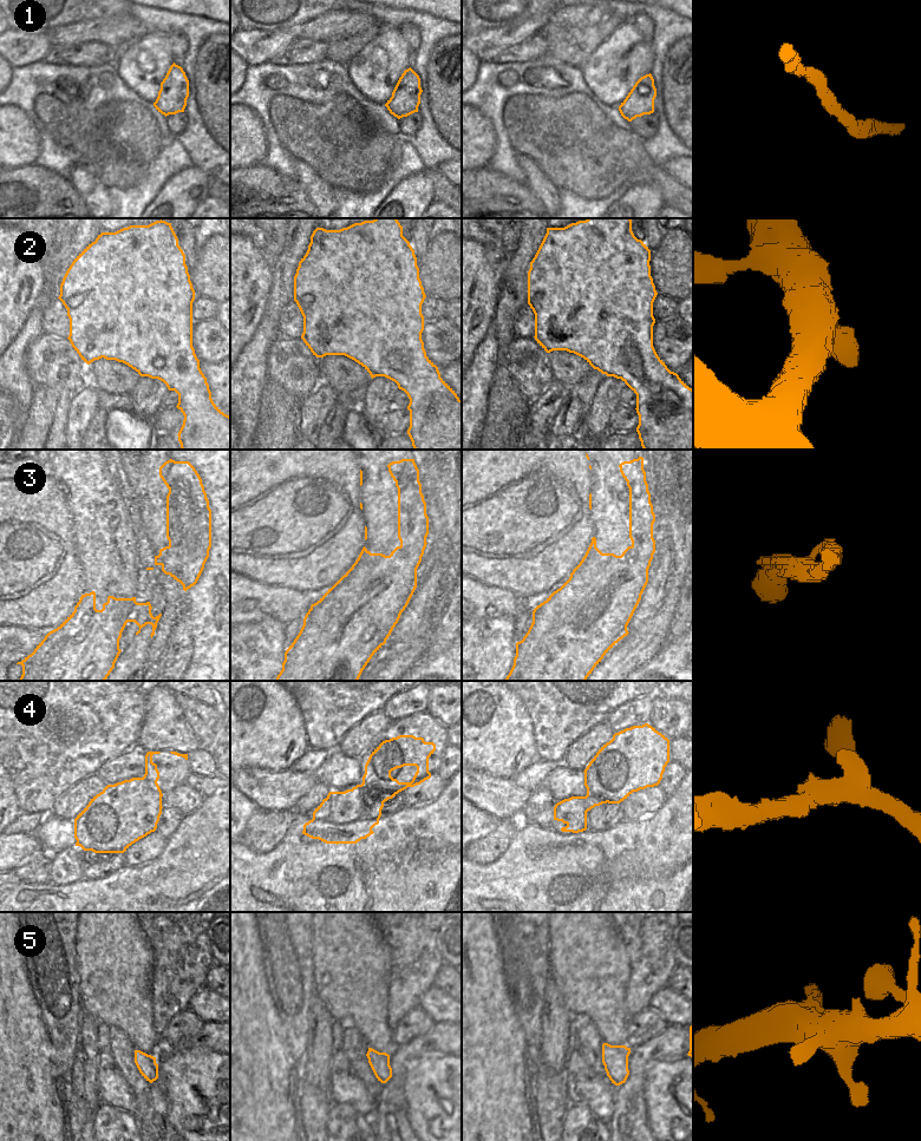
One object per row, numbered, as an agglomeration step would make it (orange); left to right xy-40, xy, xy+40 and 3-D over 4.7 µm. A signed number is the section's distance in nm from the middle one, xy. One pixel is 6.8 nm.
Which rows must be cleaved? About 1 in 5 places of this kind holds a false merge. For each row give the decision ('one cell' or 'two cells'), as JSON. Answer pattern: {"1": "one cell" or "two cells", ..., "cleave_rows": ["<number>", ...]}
{"1": "one cell", "2": "one cell", "3": "two cells", "4": "one cell", "5": "one cell", "cleave_rows": ["3"]}

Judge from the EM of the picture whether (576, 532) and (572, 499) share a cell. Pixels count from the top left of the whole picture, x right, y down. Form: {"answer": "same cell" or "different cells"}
{"answer": "same cell"}

